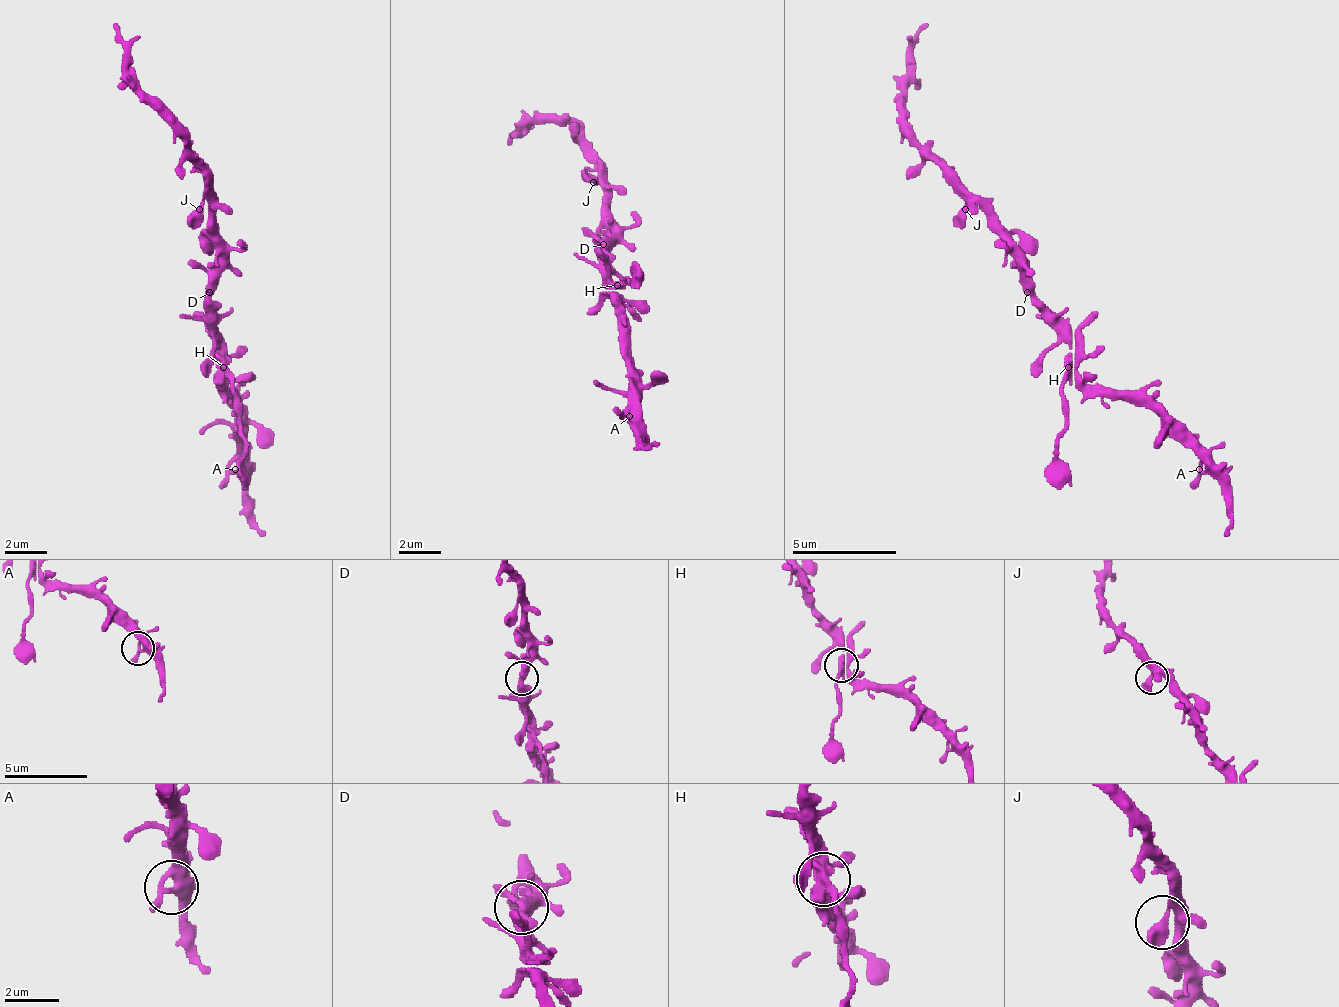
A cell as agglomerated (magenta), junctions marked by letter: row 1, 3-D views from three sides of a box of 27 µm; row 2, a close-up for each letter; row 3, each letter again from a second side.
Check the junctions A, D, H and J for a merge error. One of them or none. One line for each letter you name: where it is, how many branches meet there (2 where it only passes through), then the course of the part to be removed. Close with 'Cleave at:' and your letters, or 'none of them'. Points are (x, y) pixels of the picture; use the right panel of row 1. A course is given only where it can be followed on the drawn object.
H: at (1068, 367); 2 branches meet; foreign part runs (1069, 365), (1059, 443), (1059, 490)
Cleave at: H

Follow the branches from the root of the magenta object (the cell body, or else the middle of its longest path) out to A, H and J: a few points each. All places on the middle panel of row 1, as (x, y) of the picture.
A: (603, 250), (603, 276), (619, 307), (619, 328), (624, 333), (624, 364), (629, 369), (629, 416)
H: (603, 250), (603, 270), (613, 286), (619, 286)
J: (603, 250), (603, 229), (608, 224), (608, 198), (598, 182), (593, 182)

